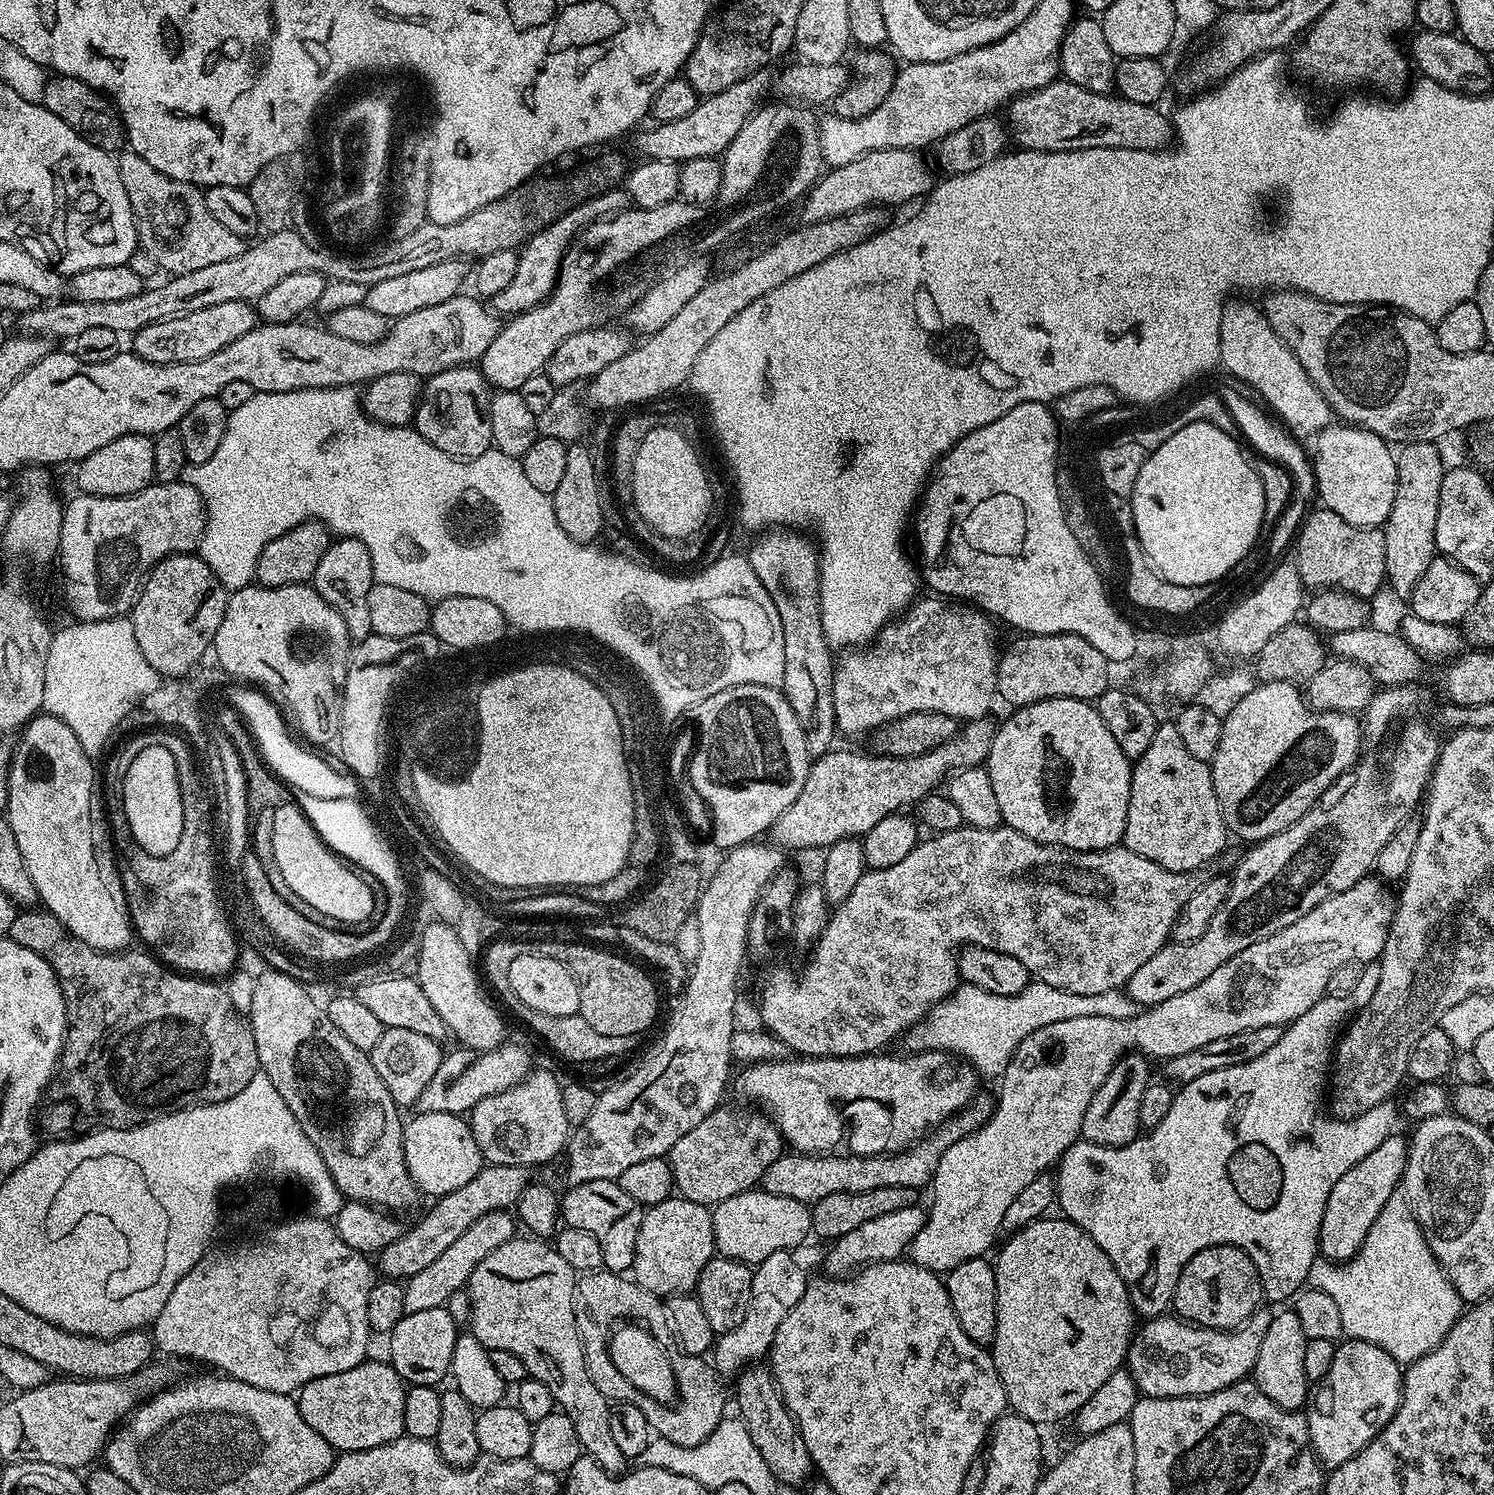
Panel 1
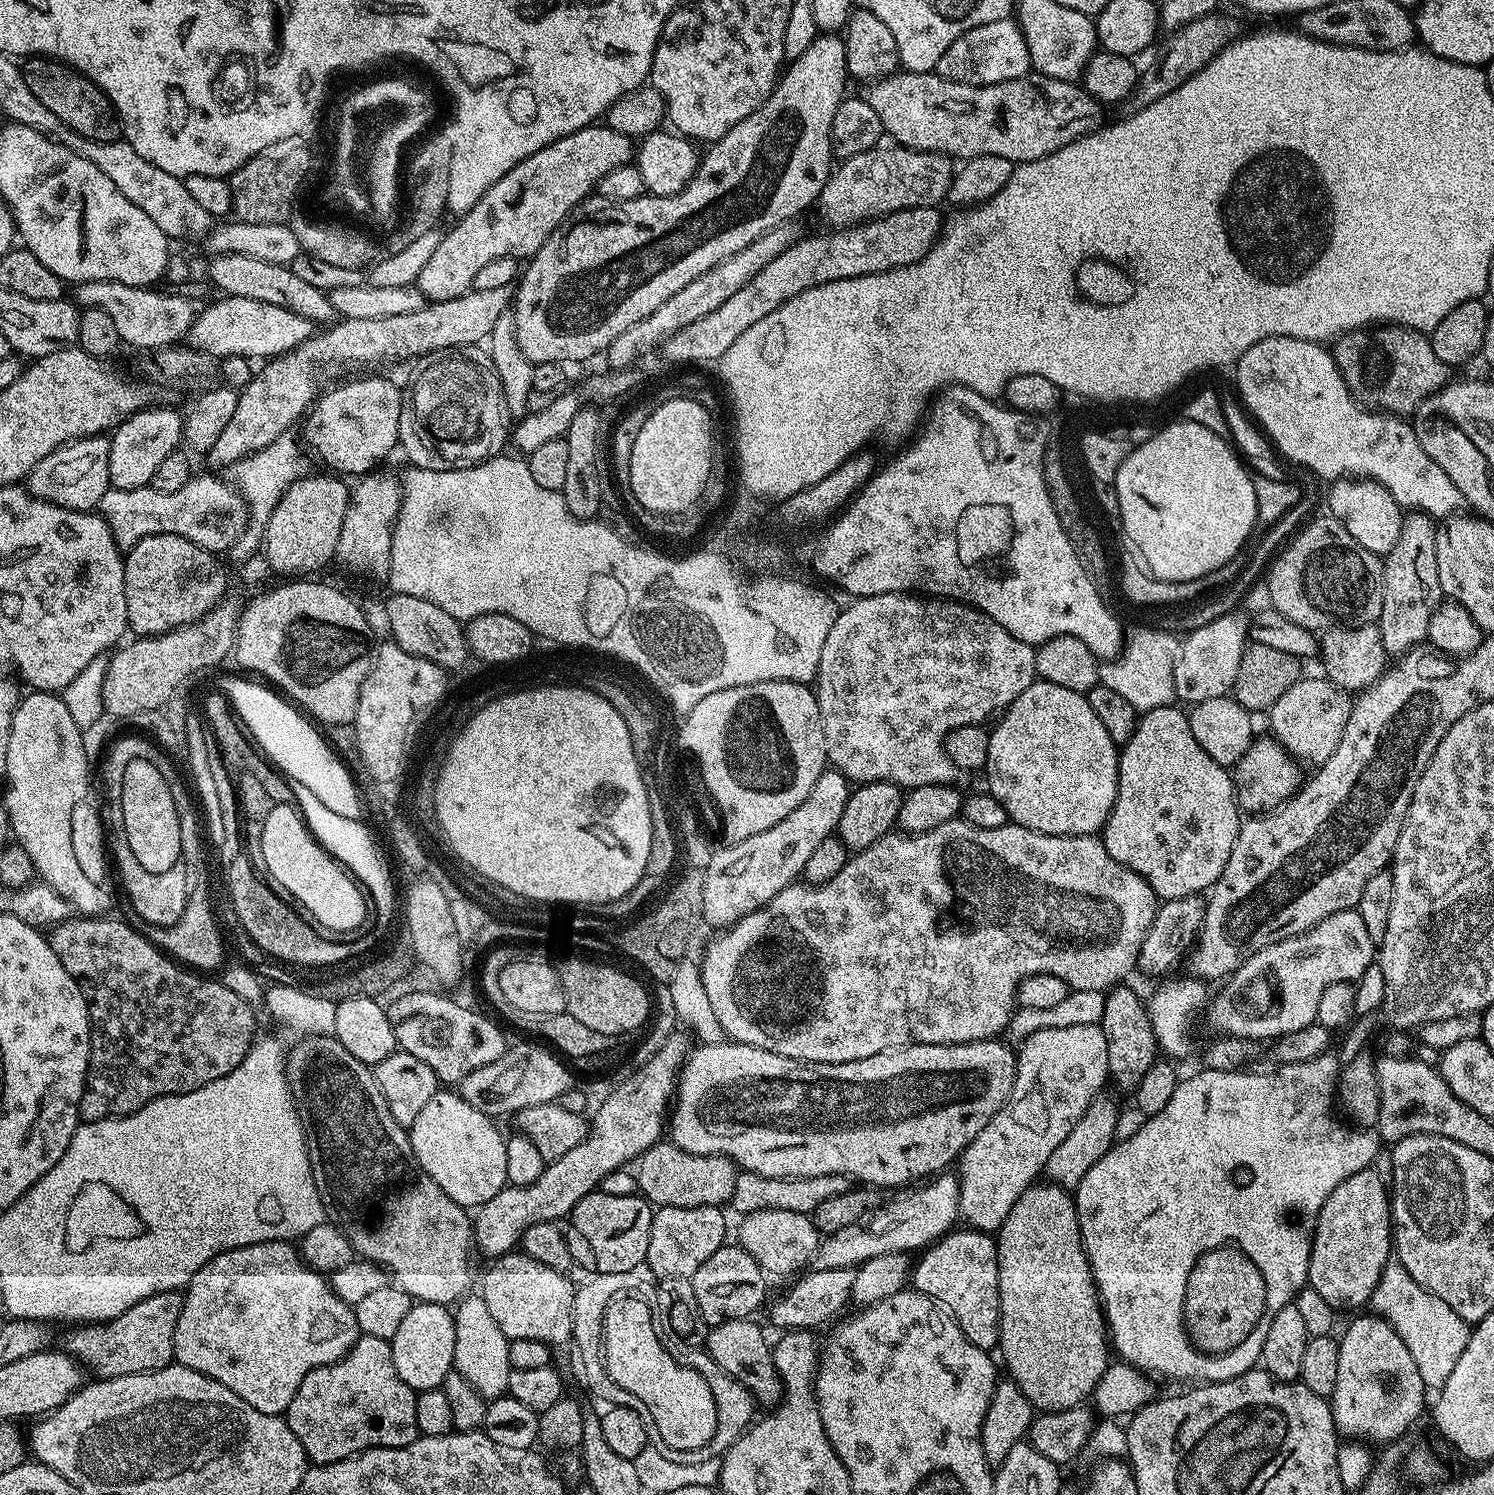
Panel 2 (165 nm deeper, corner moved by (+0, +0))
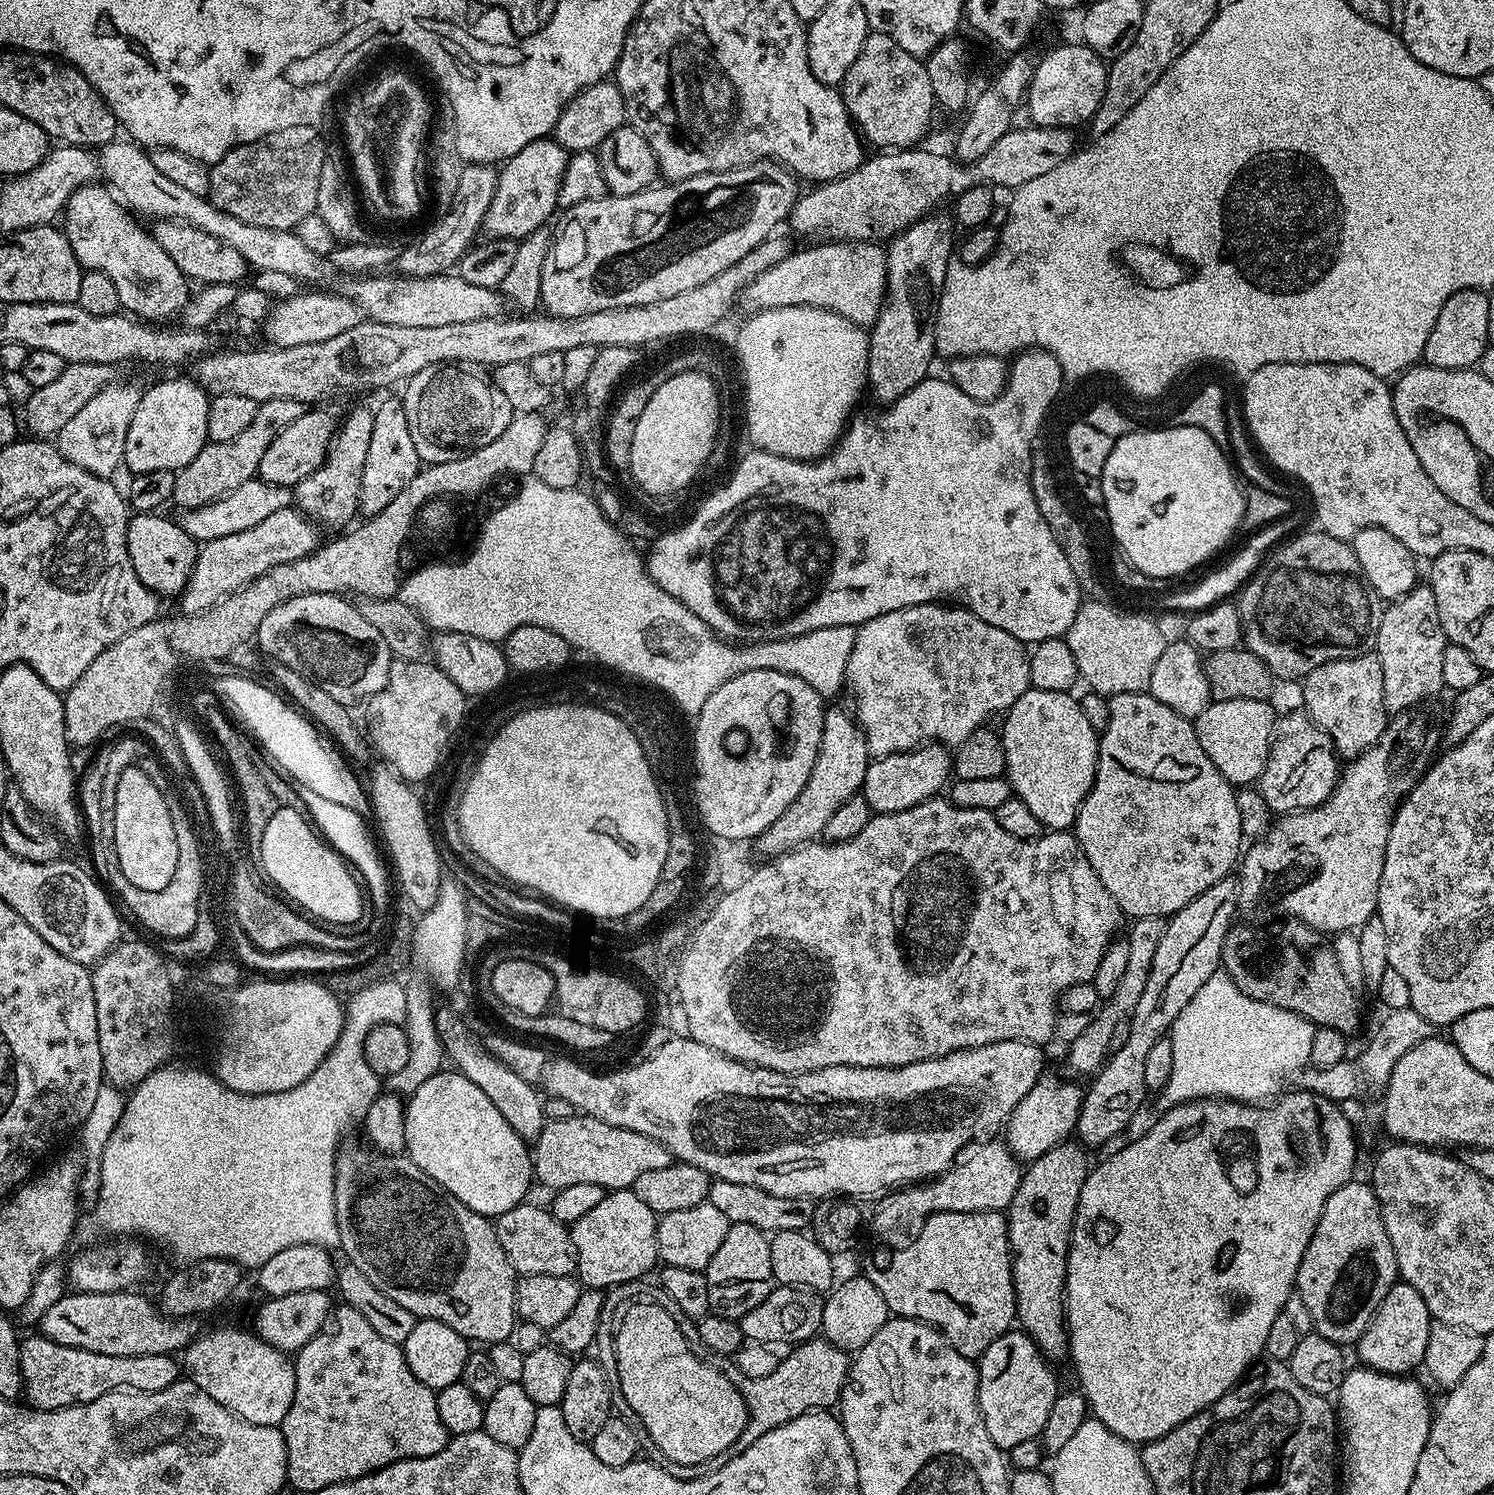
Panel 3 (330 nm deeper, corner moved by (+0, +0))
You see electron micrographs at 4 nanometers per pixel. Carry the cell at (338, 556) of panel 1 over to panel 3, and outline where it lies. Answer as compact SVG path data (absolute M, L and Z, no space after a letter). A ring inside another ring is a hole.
M386 398L373 411L374 430L371 431L370 447L366 450L366 467L362 470L362 490L360 491L359 511L365 517L376 516L398 494L402 494L403 488L418 474L422 467L422 461L418 458L418 449L410 439L410 426L406 423L405 406L403 399Z

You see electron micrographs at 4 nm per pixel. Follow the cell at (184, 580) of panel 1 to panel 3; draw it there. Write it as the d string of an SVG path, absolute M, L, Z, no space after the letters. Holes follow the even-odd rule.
M136 514L128 522L126 550L130 554L134 574L138 574L138 582L142 582L142 586L155 592L157 597L176 598L188 585L196 565L198 544L175 519L167 520L164 514Z

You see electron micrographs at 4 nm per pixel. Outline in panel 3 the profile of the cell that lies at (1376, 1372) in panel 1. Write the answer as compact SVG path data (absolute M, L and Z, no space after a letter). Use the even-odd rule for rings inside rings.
M1403 1282L1392 1284L1386 1298L1382 1298L1376 1316L1354 1345L1354 1351L1360 1355L1359 1363L1375 1372L1385 1372L1391 1376L1415 1373L1412 1371L1423 1365L1433 1323L1426 1298L1422 1298L1414 1286Z

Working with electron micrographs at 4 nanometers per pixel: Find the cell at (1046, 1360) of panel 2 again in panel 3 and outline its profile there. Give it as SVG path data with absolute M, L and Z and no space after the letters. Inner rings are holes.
M1065 1142L1046 1150L1046 1154L1023 1169L1017 1192L1006 1209L1016 1287L1016 1320L1052 1362L1069 1355L1064 1287L1076 1203L1090 1171L1087 1154L1076 1142Z

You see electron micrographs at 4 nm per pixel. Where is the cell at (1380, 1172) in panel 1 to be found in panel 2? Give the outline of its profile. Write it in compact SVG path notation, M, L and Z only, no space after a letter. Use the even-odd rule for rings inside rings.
M1375 1167L1363 1168L1358 1170L1358 1174L1350 1174L1350 1178L1346 1178L1346 1182L1342 1182L1342 1186L1336 1187L1334 1194L1330 1194L1330 1198L1326 1198L1326 1202L1322 1206L1322 1210L1316 1219L1316 1232L1312 1235L1312 1253L1310 1254L1310 1270L1308 1271L1307 1287L1313 1288L1318 1292L1319 1297L1324 1298L1335 1310L1341 1308L1356 1308L1352 1310L1360 1310L1360 1308L1369 1303L1374 1294L1374 1290L1378 1286L1378 1282L1384 1273L1384 1267L1390 1263L1390 1257L1394 1252L1394 1225L1392 1223L1392 1206L1390 1203L1390 1188L1382 1177L1376 1173Z

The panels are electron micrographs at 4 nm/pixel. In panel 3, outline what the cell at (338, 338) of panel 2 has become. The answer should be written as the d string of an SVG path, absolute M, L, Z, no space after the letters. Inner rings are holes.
M296 400L263 401L256 409L254 422L250 422L250 426L246 426L238 438L233 438L230 442L205 444L202 450L198 450L198 458L194 458L194 462L176 472L171 503L177 504L177 509L180 510L201 508L230 494L230 490L238 490L238 486L259 473L262 454L266 454L270 442L274 442L274 438L278 438L278 434L282 434L282 430L286 430L294 418L302 418L305 410L305 405Z

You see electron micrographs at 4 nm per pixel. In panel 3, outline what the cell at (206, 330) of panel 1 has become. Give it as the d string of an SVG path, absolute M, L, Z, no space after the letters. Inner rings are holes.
M304 290L295 296L275 303L269 311L262 327L268 335L267 343L278 348L306 346L310 342L326 342L337 334L358 326L362 319L360 307L350 297L343 294L331 296L324 290Z

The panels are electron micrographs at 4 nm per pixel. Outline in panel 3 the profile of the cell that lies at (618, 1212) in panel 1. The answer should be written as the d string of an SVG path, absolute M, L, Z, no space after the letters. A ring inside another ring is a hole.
M612 1190L570 1225L576 1247L576 1272L584 1288L609 1290L631 1280L640 1280L658 1264L656 1254L656 1221L658 1214L631 1190Z

